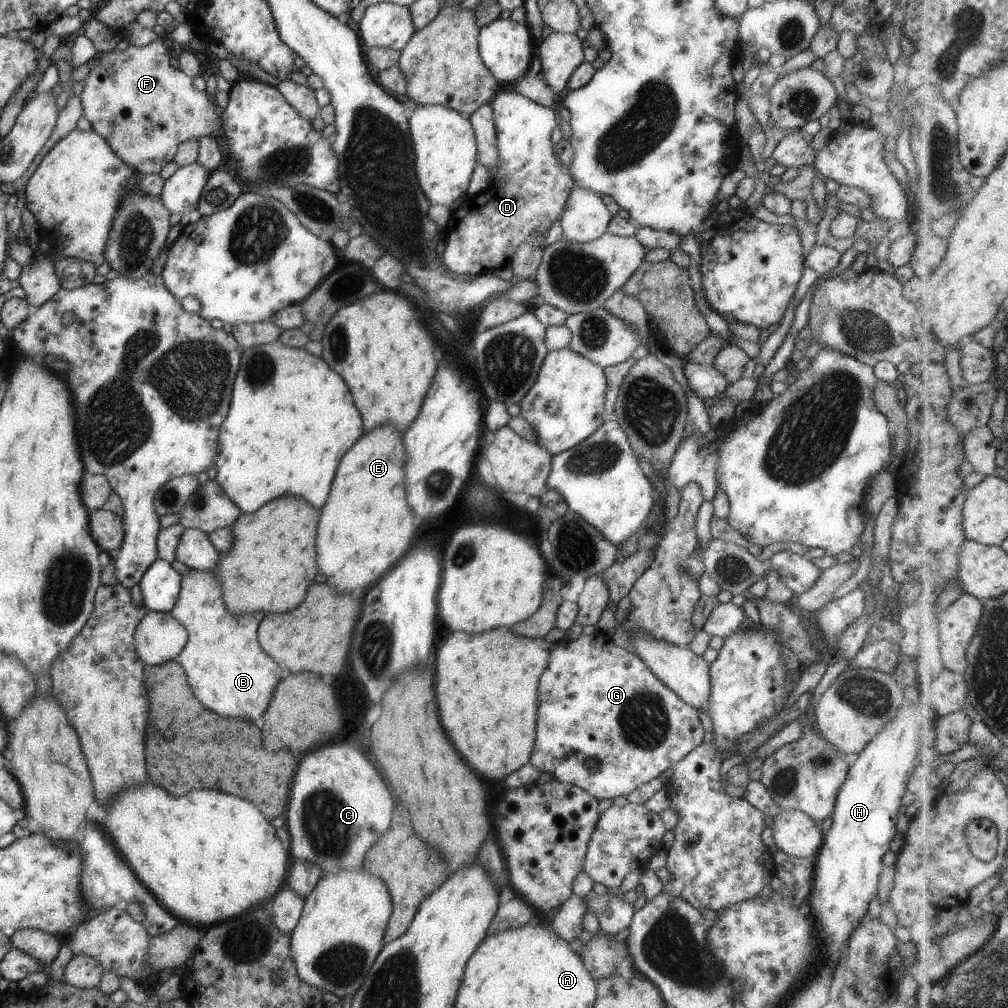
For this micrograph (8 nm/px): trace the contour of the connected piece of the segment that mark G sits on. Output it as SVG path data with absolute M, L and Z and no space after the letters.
M604 631L585 635L576 640L566 640L555 644L550 651L550 658L546 670L542 673L538 685L538 702L536 740L533 746L531 763L542 773L552 774L554 780L568 783L583 788L588 794L599 801L603 798L618 798L627 796L641 784L650 782L659 777L667 768L672 768L679 760L682 760L692 749L701 744L704 736L704 728L700 724L698 712L693 706L686 704L673 690L670 690L648 668L648 665L636 654L628 652L613 643L613 640Z

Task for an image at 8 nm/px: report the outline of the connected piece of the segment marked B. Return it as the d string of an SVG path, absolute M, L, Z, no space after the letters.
M188 569L181 577L180 592L169 613L187 628L189 639L175 660L183 666L194 696L206 708L223 717L256 720L267 709L276 684L290 673L258 644L256 632L264 612L230 613L223 601L223 586L212 570Z

